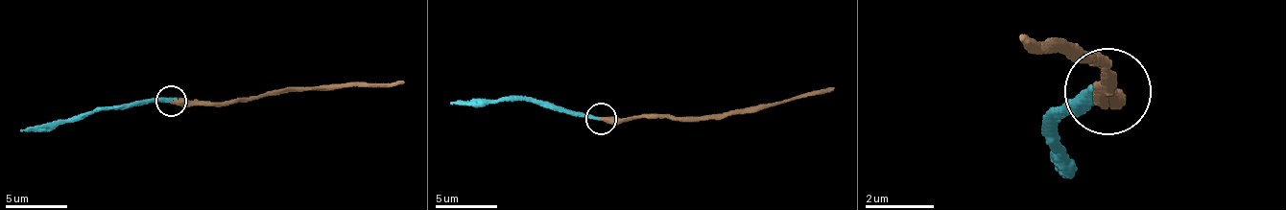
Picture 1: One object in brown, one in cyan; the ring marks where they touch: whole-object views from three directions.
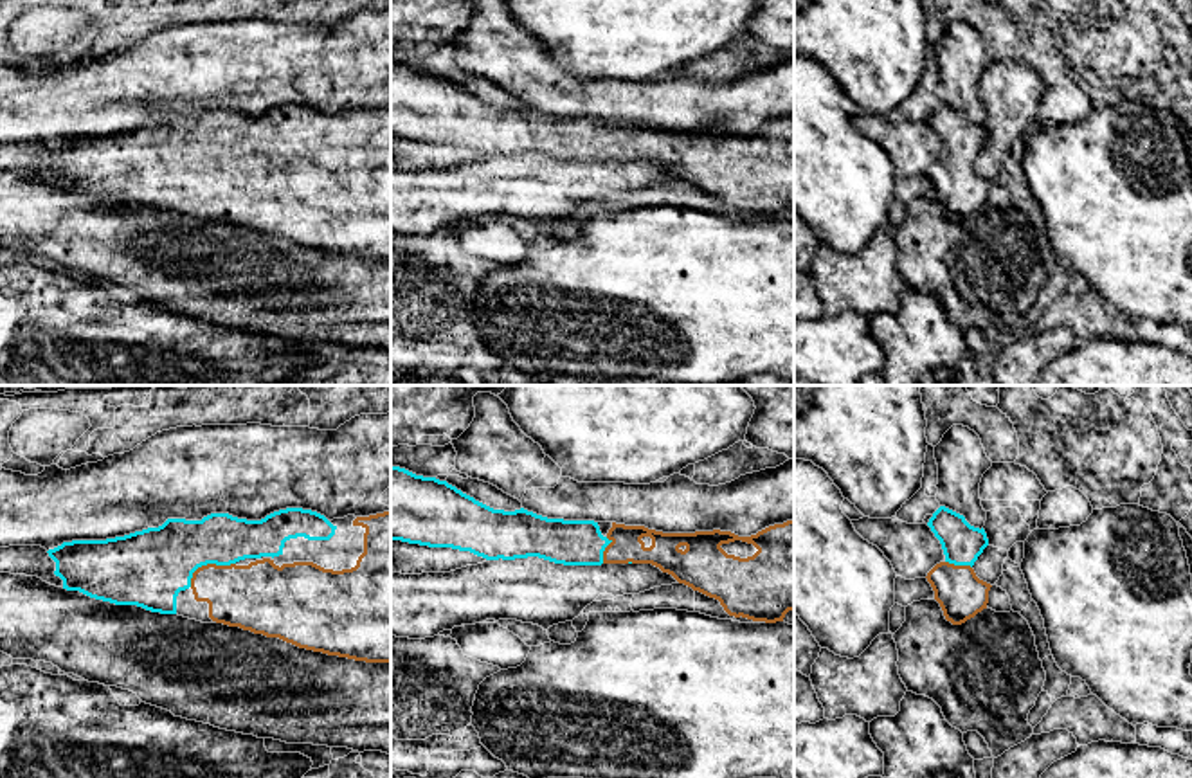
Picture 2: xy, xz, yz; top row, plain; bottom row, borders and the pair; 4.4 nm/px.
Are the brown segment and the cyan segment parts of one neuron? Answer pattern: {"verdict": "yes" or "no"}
{"verdict": "yes"}

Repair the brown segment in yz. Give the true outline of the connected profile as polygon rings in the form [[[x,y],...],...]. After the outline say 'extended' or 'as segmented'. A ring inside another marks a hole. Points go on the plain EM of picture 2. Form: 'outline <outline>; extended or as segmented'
outline [[[940,103],[927,122],[940,137],[945,157],[927,169],[944,213],[953,222],[962,222],[987,205],[990,180],[980,176],[972,166],[989,142],[985,126],[971,122],[963,112]]]; extended

